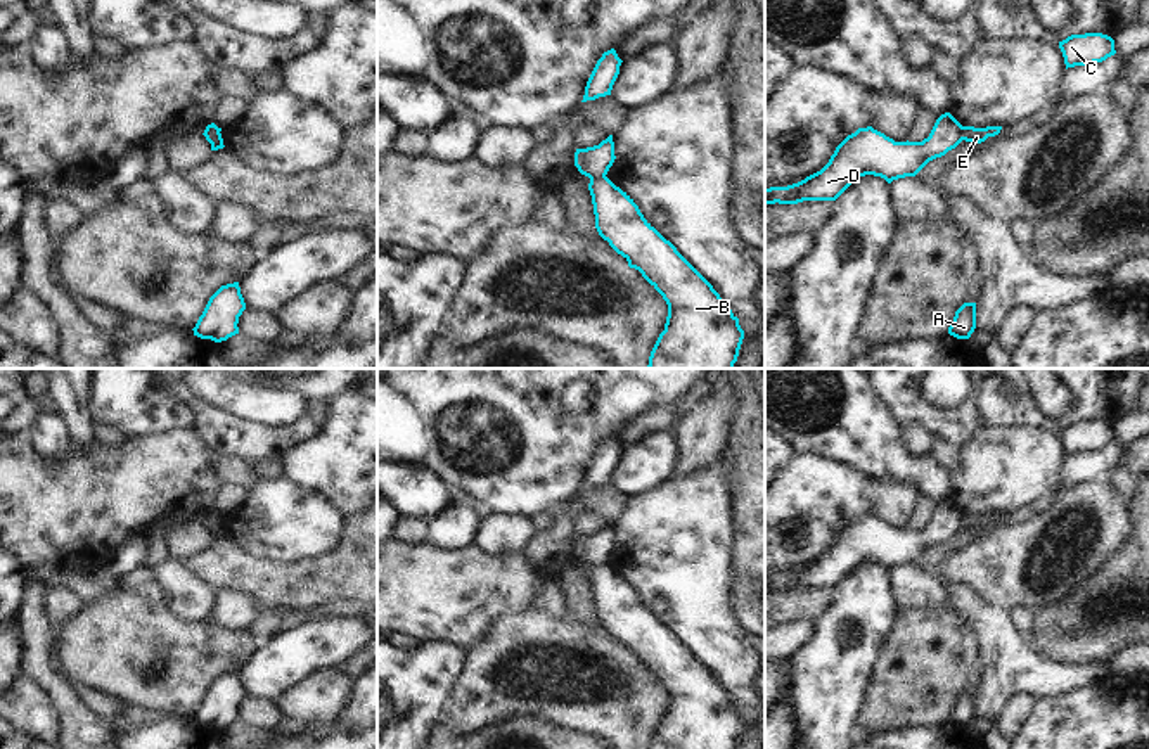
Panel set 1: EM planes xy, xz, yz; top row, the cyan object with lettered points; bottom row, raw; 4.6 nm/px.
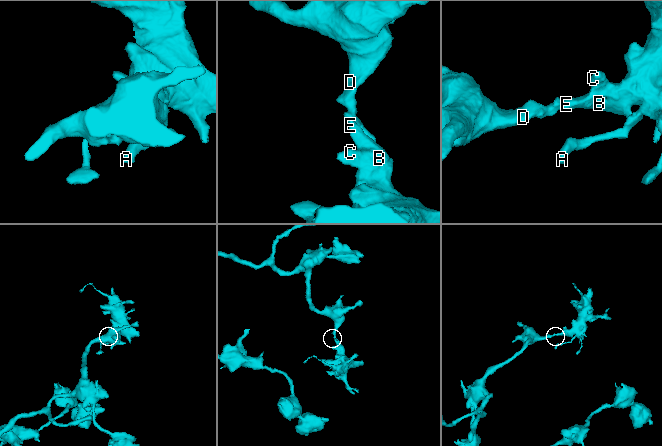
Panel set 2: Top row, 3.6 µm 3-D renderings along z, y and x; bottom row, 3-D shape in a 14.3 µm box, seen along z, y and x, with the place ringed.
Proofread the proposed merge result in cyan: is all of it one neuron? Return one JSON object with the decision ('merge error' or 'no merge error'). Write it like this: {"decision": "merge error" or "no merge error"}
{"decision": "merge error"}

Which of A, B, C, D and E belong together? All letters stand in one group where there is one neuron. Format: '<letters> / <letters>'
A B C E / D

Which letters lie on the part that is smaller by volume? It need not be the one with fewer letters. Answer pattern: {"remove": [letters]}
{"remove": ["A", "B", "C", "E"]}

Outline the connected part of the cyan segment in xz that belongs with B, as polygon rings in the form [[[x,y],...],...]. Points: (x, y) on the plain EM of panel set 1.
[[[607,564],[592,566],[588,578],[599,623],[628,649],[630,656],[639,657],[668,692],[664,718],[659,721],[649,749],[737,749],[744,718],[713,673],[644,605],[633,586]]]

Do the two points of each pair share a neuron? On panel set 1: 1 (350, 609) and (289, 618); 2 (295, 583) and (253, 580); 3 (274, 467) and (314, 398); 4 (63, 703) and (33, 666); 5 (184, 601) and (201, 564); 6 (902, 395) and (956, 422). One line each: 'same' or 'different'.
1: same
2: same
3: different
4: same
5: different
6: same

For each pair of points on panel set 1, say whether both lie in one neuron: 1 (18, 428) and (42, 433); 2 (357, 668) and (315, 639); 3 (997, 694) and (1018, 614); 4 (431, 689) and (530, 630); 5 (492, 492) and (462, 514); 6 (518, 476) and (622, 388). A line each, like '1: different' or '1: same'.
1: different
2: different
3: different
4: different
5: different
6: same

